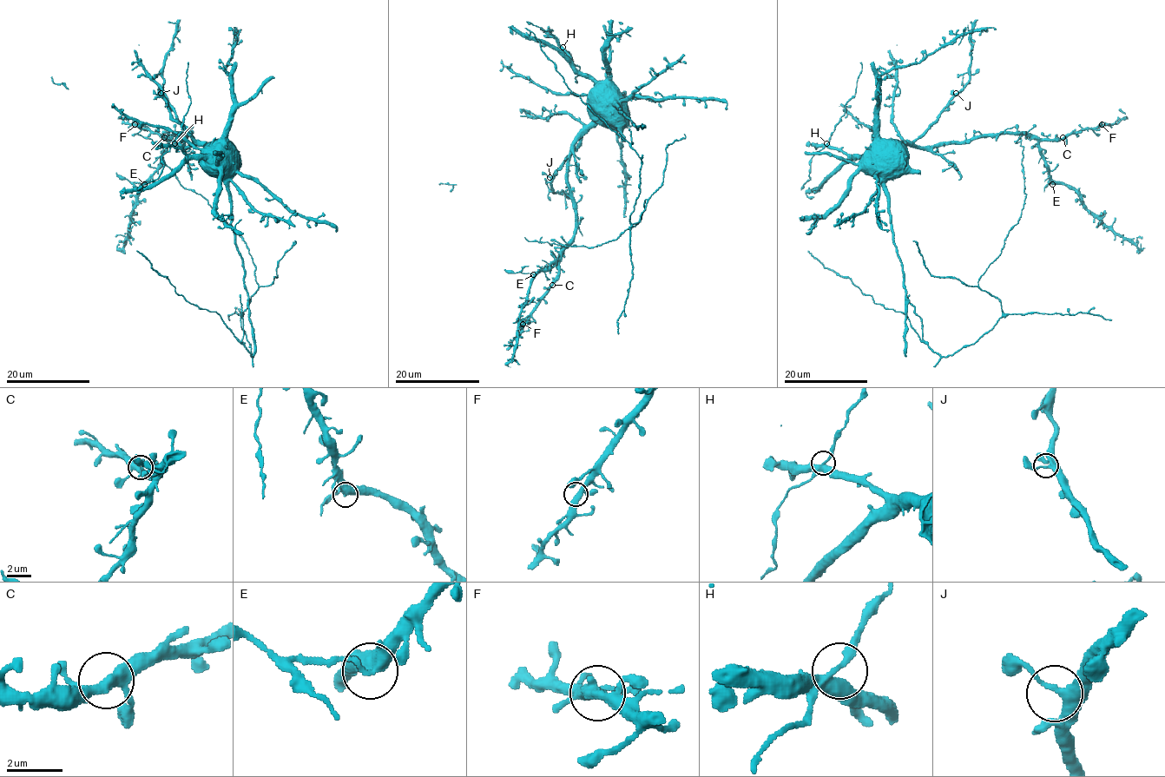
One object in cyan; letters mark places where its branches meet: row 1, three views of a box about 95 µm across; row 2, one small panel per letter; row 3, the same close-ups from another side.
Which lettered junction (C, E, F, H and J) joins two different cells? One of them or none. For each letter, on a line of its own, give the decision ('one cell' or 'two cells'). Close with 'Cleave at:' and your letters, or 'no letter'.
C: one cell
E: two cells
F: one cell
H: one cell
J: one cell
Cleave at: E

